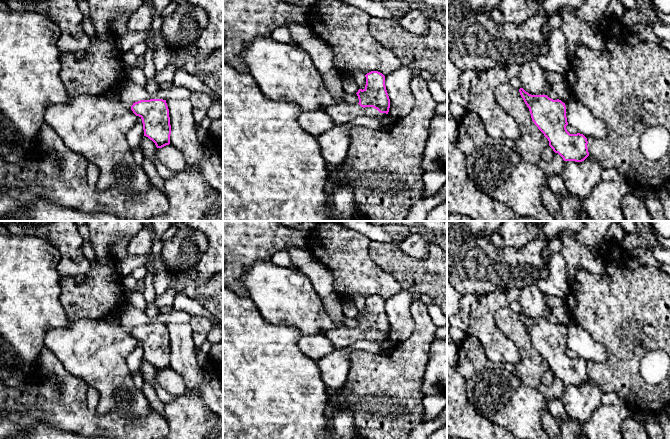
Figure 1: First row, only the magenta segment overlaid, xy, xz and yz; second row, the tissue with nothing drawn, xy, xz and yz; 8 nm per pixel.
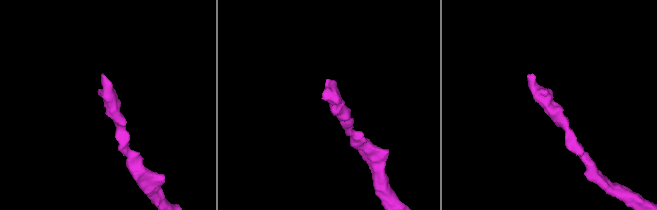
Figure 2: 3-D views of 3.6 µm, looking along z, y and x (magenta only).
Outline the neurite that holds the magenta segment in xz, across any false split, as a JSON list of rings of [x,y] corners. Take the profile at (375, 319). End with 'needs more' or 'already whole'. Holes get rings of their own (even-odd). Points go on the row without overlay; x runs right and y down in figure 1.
[[[371,295],[365,301],[365,312],[356,317],[358,328],[338,327],[323,334],[335,349],[345,349],[360,340],[388,338],[390,323],[385,310],[385,300],[378,295]]]; needs more

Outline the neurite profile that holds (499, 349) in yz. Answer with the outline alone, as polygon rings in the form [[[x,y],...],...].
[[[499,288],[485,297],[473,299],[470,305],[468,335],[477,338],[488,359],[499,366],[521,361],[519,348],[504,336],[494,319],[499,309],[509,307],[519,297],[519,288]]]

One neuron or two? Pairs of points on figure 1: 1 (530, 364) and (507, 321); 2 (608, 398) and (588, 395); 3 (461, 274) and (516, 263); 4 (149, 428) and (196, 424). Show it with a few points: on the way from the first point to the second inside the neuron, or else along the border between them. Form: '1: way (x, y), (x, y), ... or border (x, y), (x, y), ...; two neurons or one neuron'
1: way (527, 353), (521, 337), (516, 332); one neuron
2: border (604, 393), (600, 403); two neurons
3: way (475, 268), (502, 268); one neuron
4: border (166, 421), (168, 428); two neurons

